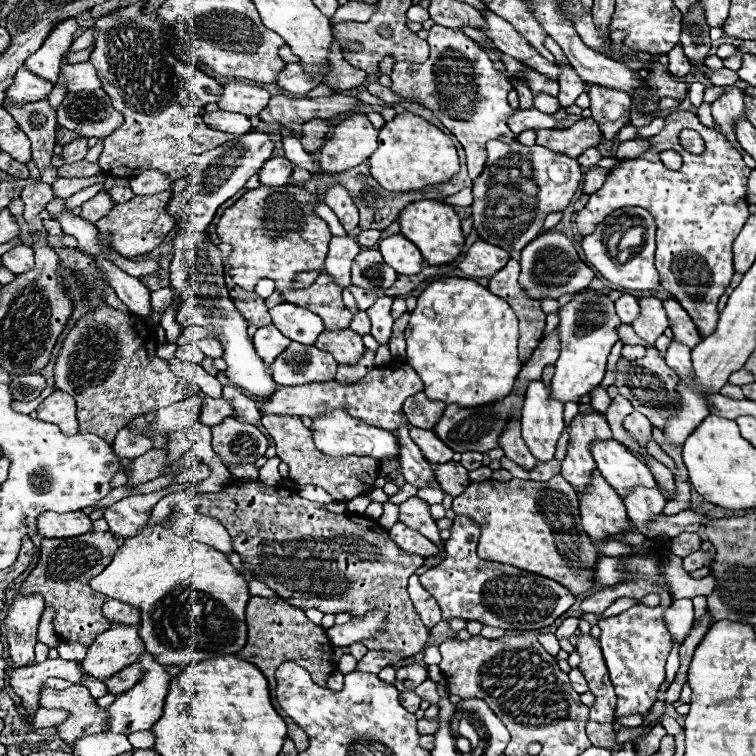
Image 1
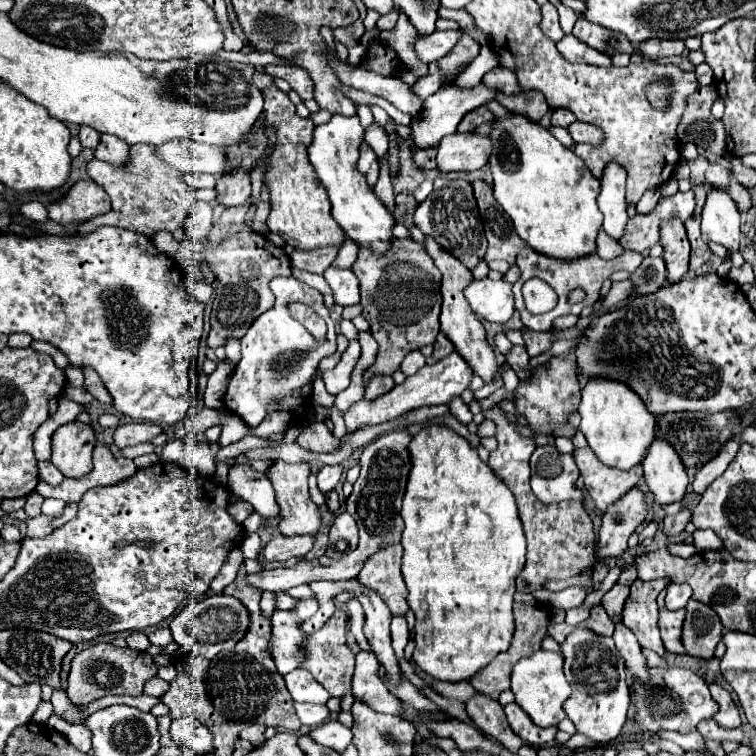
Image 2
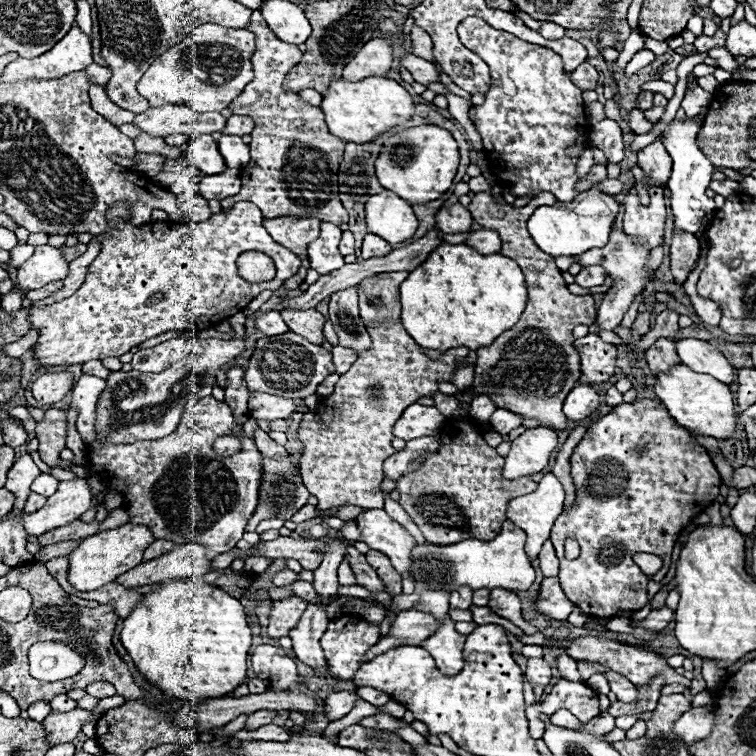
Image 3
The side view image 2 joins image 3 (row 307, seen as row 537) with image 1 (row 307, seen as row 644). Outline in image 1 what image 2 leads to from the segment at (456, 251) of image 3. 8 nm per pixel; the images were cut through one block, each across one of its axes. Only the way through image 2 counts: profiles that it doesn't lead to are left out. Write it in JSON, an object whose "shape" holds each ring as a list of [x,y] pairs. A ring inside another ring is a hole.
{"shape":[[[442,278],[432,282],[418,298],[418,306],[410,314],[404,330],[408,344],[408,364],[424,382],[424,394],[428,400],[444,400],[444,404],[460,404],[460,408],[472,408],[480,404],[492,404],[504,400],[512,392],[514,378],[520,370],[518,360],[518,318],[512,308],[488,288],[466,278]]]}

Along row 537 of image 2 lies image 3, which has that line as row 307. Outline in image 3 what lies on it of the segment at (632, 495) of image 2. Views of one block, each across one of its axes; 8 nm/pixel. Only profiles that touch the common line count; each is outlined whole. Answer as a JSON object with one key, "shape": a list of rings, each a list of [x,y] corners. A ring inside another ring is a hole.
{"shape":[[[612,230],[610,232],[610,242],[604,248],[592,248],[588,252],[582,252],[580,256],[576,256],[576,262],[580,266],[602,266],[606,270],[606,274],[612,278],[612,288],[604,294],[604,300],[598,308],[598,318],[596,324],[602,330],[614,330],[624,314],[628,312],[630,304],[634,302],[634,298],[646,290],[646,286],[654,280],[656,272],[646,272],[646,262],[650,258],[650,250],[644,248],[640,242],[634,242],[632,236],[628,236],[624,230]]]}

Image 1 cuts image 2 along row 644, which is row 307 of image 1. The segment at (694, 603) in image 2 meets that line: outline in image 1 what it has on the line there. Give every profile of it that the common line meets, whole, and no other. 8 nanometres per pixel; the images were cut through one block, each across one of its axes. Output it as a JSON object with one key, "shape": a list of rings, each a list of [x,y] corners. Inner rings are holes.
{"shape":[[[680,110],[680,112],[666,116],[664,120],[666,120],[664,130],[660,134],[648,138],[650,148],[644,154],[640,154],[638,158],[620,160],[610,170],[604,184],[594,194],[590,194],[588,204],[576,212],[576,226],[578,226],[578,234],[584,238],[584,236],[588,236],[588,232],[596,230],[596,224],[600,224],[606,216],[610,216],[618,208],[628,208],[628,206],[646,208],[656,222],[656,256],[654,256],[654,260],[656,260],[656,268],[660,272],[660,284],[670,294],[676,296],[676,300],[684,306],[684,310],[696,322],[702,338],[706,338],[718,324],[718,310],[716,310],[718,298],[724,294],[726,286],[730,284],[730,280],[734,276],[732,242],[740,234],[744,220],[748,220],[748,216],[750,216],[748,202],[746,202],[746,184],[748,184],[750,168],[744,164],[742,156],[732,148],[732,144],[728,144],[728,140],[724,140],[724,136],[720,136],[720,132],[710,130],[704,124],[700,124],[696,114]],[[684,128],[696,130],[704,138],[706,150],[700,156],[690,154],[688,150],[684,150],[680,146],[680,132]],[[664,150],[676,150],[684,158],[684,164],[680,170],[668,170],[660,162],[660,152],[664,152]]]}

